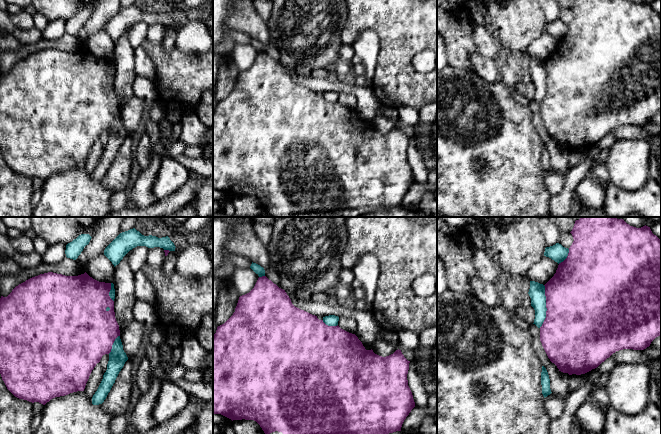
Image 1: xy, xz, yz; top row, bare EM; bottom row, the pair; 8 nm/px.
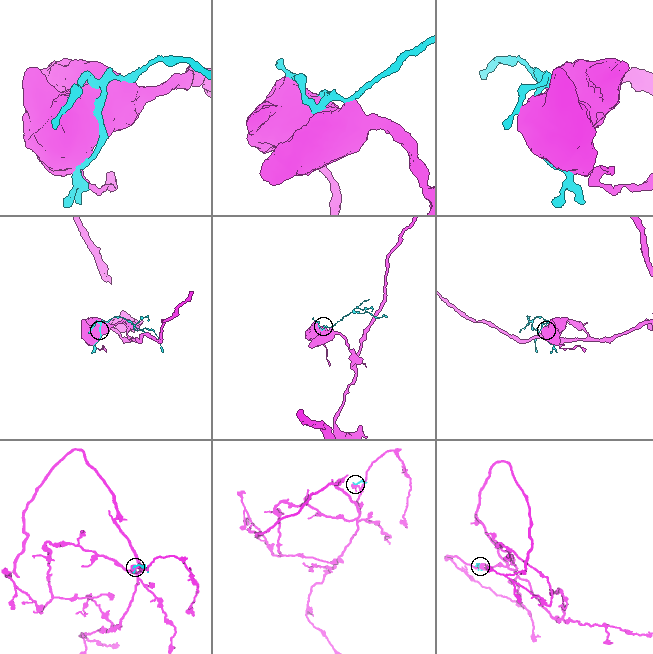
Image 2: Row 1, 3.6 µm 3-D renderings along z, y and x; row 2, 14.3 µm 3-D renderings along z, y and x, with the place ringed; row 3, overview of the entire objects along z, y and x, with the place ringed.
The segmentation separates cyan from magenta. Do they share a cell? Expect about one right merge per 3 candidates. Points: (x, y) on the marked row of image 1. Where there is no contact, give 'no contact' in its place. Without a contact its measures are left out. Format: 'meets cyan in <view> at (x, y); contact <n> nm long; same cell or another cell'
meets cyan in yz at (545, 306); contact 340 nm long; another cell

